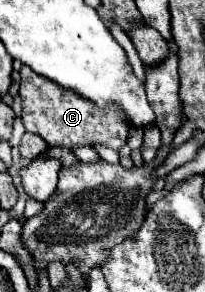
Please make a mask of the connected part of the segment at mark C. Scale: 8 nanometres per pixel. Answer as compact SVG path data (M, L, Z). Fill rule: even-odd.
M23 65L19 73L21 73L19 95L23 99L21 119L29 133L37 133L49 145L59 145L59 147L105 143L113 149L119 149L121 145L127 143L129 123L121 109L117 109L117 107L99 109L95 103L87 101L85 97L71 93L69 89L57 85L51 79L45 79L43 75L37 75L27 65ZM95 107L97 107L97 119L95 119Z

